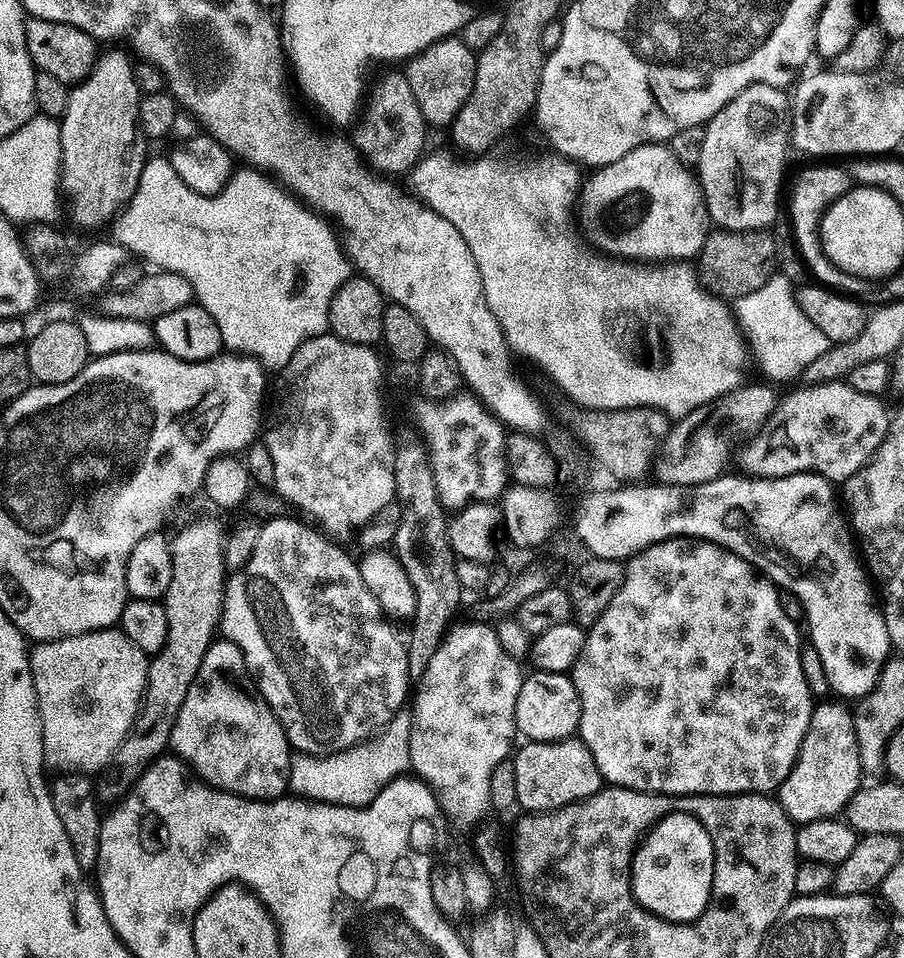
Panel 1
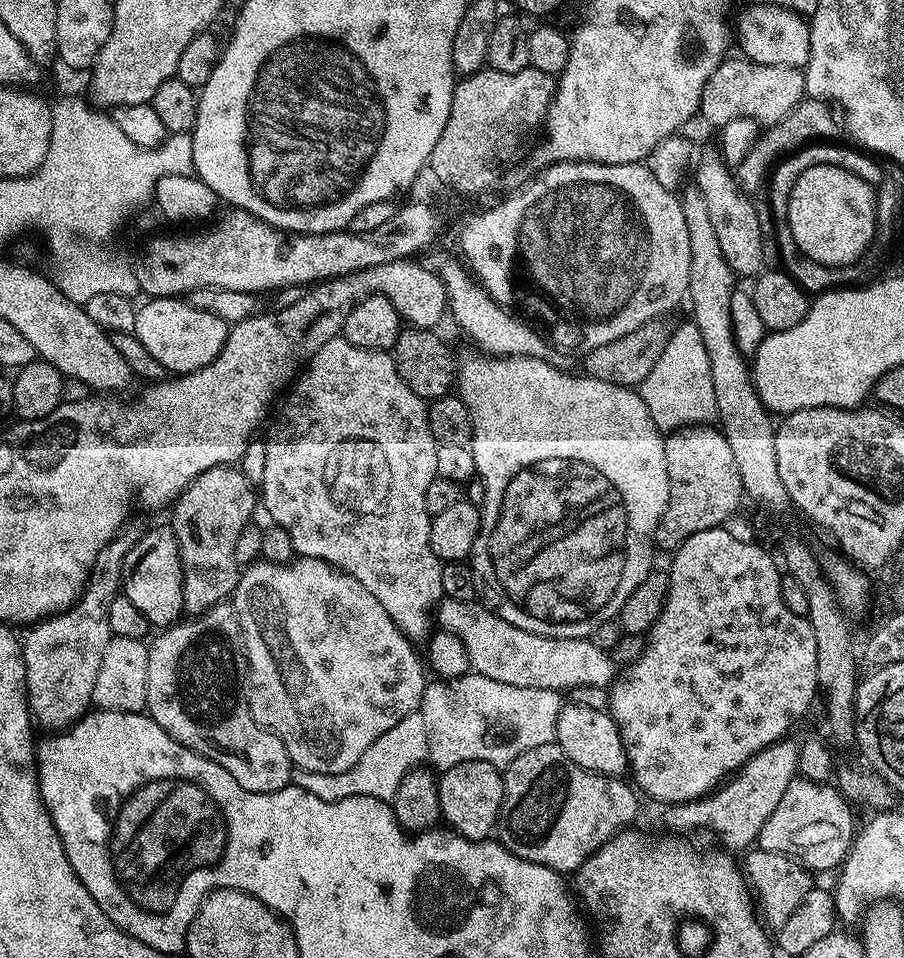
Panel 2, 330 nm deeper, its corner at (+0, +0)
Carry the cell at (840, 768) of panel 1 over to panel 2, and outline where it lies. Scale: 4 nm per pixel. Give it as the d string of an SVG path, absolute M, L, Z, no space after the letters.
M797 778L786 786L782 800L774 806L770 818L760 831L758 847L767 852L782 852L813 873L839 869L848 857L854 839L852 812L839 788L831 783L819 784L813 780Z

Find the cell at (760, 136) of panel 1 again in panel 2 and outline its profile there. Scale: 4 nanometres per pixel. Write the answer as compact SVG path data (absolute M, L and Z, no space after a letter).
M719 155L704 156L695 165L695 183L704 192L706 206L710 209L710 223L714 226L714 235L718 237L718 246L728 265L737 277L755 277L763 269L762 231L758 226L751 199L740 191L733 169Z

